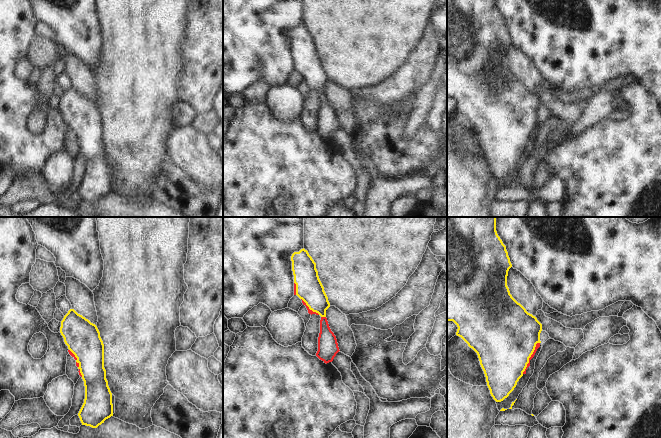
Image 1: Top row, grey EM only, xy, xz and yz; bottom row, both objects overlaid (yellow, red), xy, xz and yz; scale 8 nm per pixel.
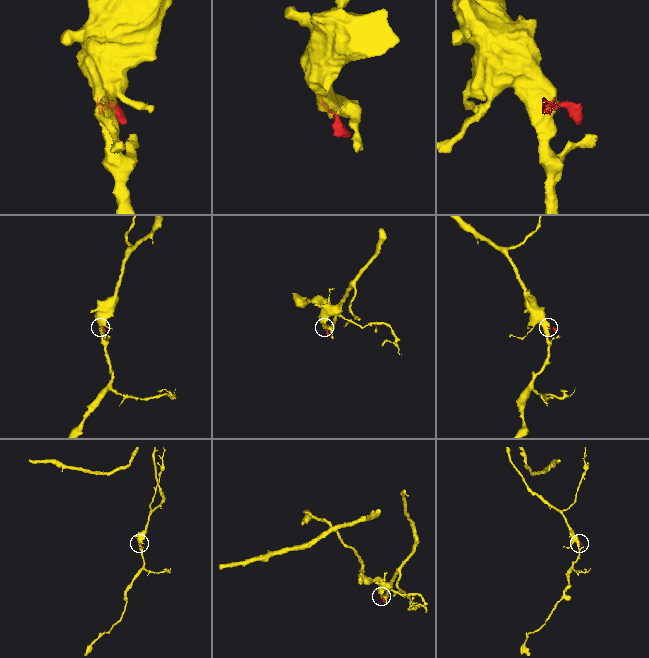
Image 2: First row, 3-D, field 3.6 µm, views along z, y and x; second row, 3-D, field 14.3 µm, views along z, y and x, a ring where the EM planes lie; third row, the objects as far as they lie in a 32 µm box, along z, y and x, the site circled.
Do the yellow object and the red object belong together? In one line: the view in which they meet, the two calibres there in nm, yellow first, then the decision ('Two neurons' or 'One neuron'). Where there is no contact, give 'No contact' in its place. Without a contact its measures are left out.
Touches yellow in yz. Thickness 500 nm (yellow) against 30 nm. One neuron

